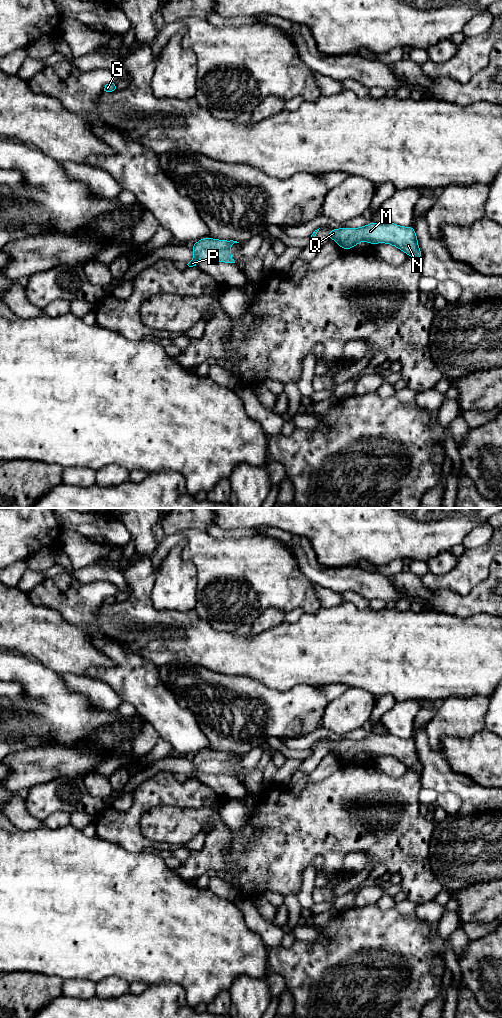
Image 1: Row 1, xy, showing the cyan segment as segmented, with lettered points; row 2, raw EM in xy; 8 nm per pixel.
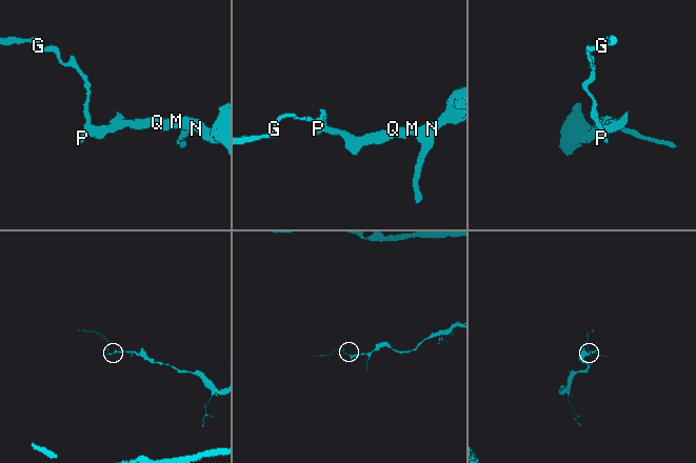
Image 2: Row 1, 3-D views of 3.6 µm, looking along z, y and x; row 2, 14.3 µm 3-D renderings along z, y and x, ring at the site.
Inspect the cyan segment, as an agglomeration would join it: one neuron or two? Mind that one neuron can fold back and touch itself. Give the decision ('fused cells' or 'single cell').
single cell

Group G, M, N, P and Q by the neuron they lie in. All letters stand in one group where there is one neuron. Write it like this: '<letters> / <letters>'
G M N P Q

